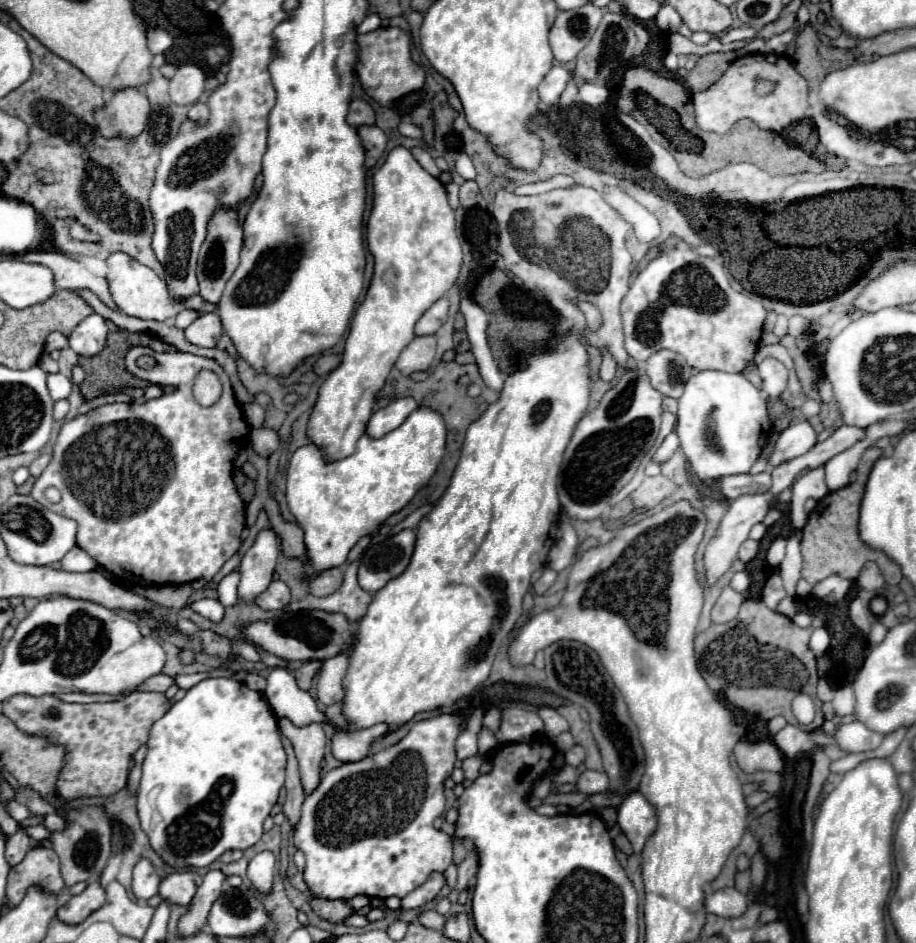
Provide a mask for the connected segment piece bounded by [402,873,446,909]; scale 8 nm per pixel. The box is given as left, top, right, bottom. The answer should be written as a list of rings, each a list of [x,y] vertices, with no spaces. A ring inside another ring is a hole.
[[[432,873],[430,879],[426,881],[426,885],[414,889],[414,893],[406,895],[402,899],[402,909],[418,909],[418,907],[424,907],[428,901],[432,901],[440,889],[446,885],[446,877],[442,873]]]

